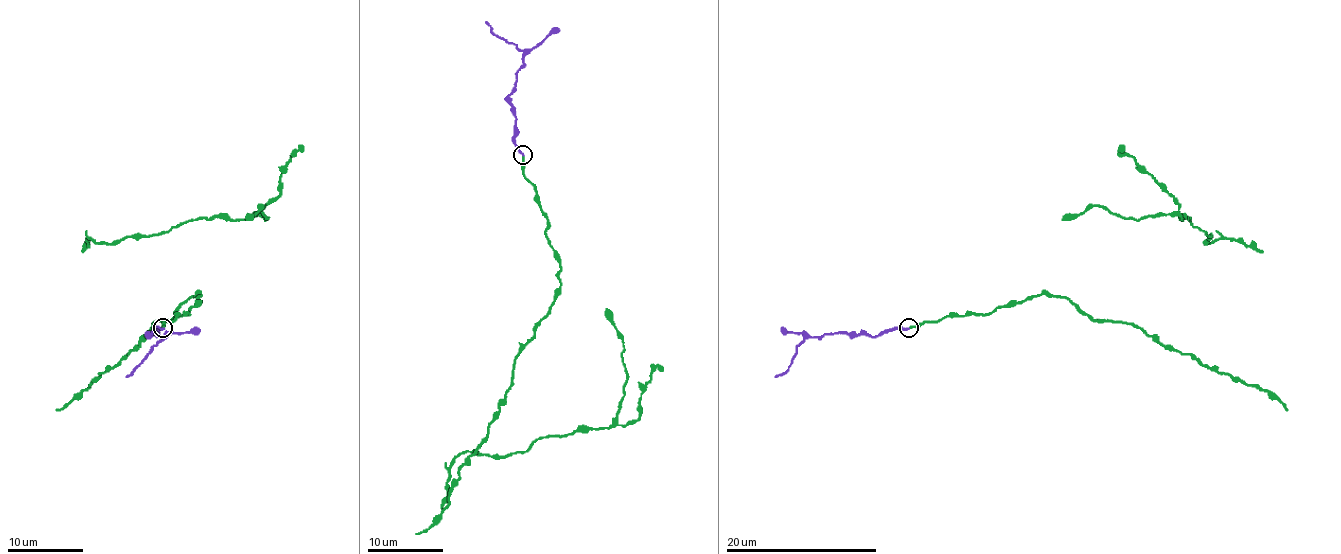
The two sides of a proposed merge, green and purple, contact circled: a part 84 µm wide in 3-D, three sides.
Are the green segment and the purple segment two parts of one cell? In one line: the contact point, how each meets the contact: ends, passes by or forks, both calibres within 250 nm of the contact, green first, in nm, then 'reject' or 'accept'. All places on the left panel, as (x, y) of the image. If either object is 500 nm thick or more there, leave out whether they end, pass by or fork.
at (163, 328); green ends there; purple ends there; 200 nm thick on the green side, 180 nm on the other; accept

